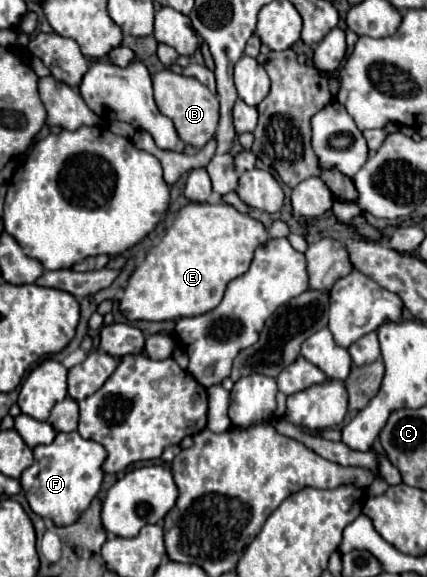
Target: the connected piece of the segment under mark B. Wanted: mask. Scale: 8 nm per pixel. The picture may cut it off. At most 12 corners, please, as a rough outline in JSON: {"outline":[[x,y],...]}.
{"outline":[[152,76],[158,110],[184,144],[204,148],[220,104],[196,78]]}

